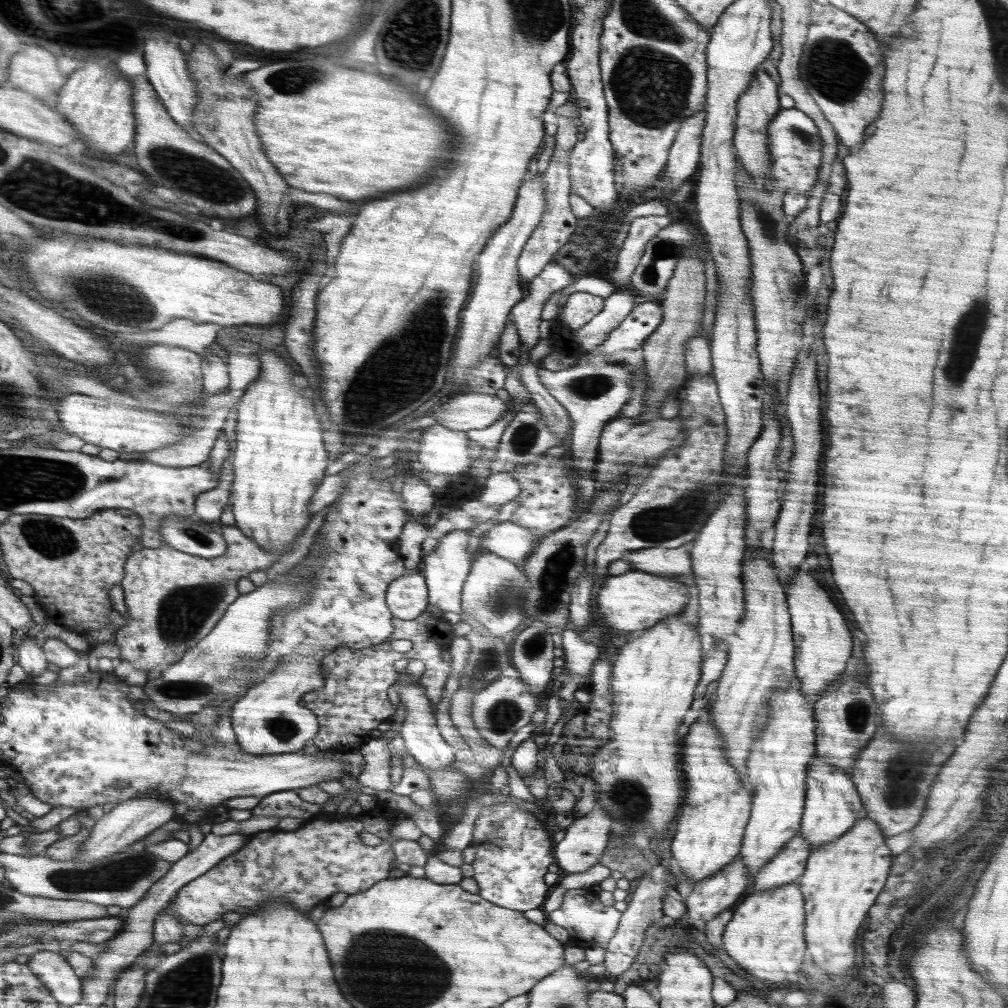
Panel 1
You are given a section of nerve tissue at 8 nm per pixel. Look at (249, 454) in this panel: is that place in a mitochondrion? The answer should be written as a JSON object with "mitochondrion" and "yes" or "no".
{"mitochondrion":"no"}

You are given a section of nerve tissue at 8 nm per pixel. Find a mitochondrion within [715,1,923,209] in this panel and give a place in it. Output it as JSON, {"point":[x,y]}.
{"point":[832,66]}

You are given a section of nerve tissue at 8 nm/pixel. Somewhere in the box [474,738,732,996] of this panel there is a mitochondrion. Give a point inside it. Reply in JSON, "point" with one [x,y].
{"point":[623,795]}

